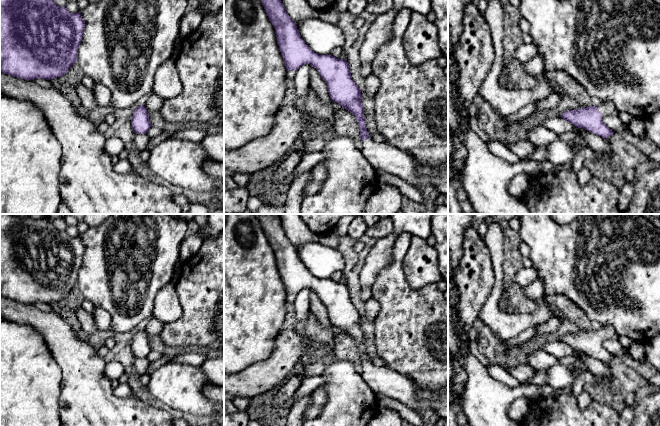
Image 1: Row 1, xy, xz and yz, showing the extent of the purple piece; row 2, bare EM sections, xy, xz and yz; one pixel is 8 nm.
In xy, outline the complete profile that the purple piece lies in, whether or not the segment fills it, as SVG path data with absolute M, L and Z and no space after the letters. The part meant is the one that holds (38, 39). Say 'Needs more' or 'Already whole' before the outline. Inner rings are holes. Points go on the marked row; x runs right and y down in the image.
Already whole. M0 0L0 72L25 80L41 78L50 80L65 75L78 60L78 48L82 41L85 21L80 11L70 13L65 6L58 6L53 0Z

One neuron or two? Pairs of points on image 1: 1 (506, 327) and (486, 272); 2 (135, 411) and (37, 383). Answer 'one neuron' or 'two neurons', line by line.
1: two neurons
2: two neurons

